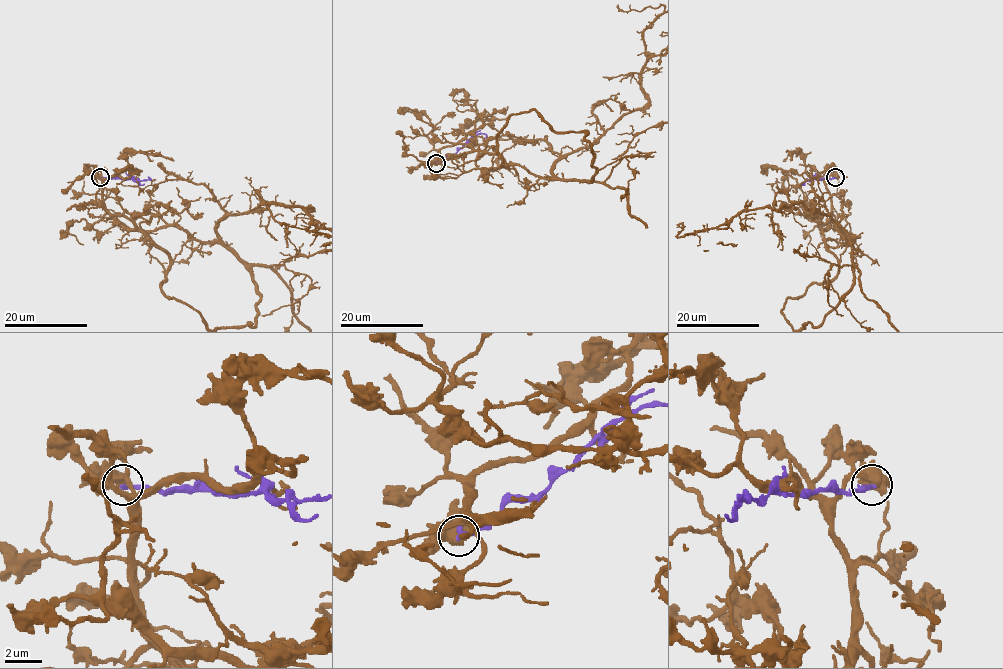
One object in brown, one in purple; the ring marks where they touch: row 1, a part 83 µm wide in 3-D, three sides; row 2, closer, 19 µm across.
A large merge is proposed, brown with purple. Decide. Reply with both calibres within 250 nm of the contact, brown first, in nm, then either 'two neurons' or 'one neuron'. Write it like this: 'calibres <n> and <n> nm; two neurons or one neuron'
calibres 480 and 260 nm; two neurons

